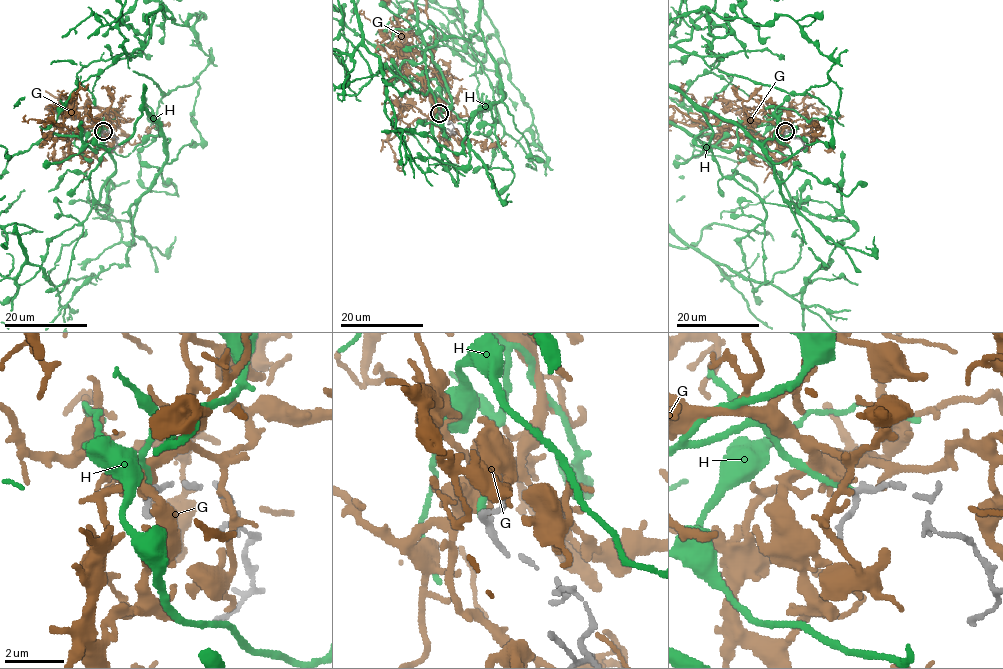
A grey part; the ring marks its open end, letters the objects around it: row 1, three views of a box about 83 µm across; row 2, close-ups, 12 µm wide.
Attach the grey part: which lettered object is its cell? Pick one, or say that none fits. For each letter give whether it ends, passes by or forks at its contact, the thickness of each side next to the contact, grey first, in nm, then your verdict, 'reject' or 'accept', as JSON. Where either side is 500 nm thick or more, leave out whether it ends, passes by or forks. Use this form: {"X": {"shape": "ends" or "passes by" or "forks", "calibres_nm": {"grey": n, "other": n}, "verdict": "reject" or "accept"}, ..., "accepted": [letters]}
{"G": {"shape": "ends", "calibres_nm": {"grey": 200, "other": 170}, "verdict": "accept"}, "H": {"shape": "ends", "calibres_nm": {"grey": 220, "other": 200}, "verdict": "reject"}, "accepted": ["G"]}

